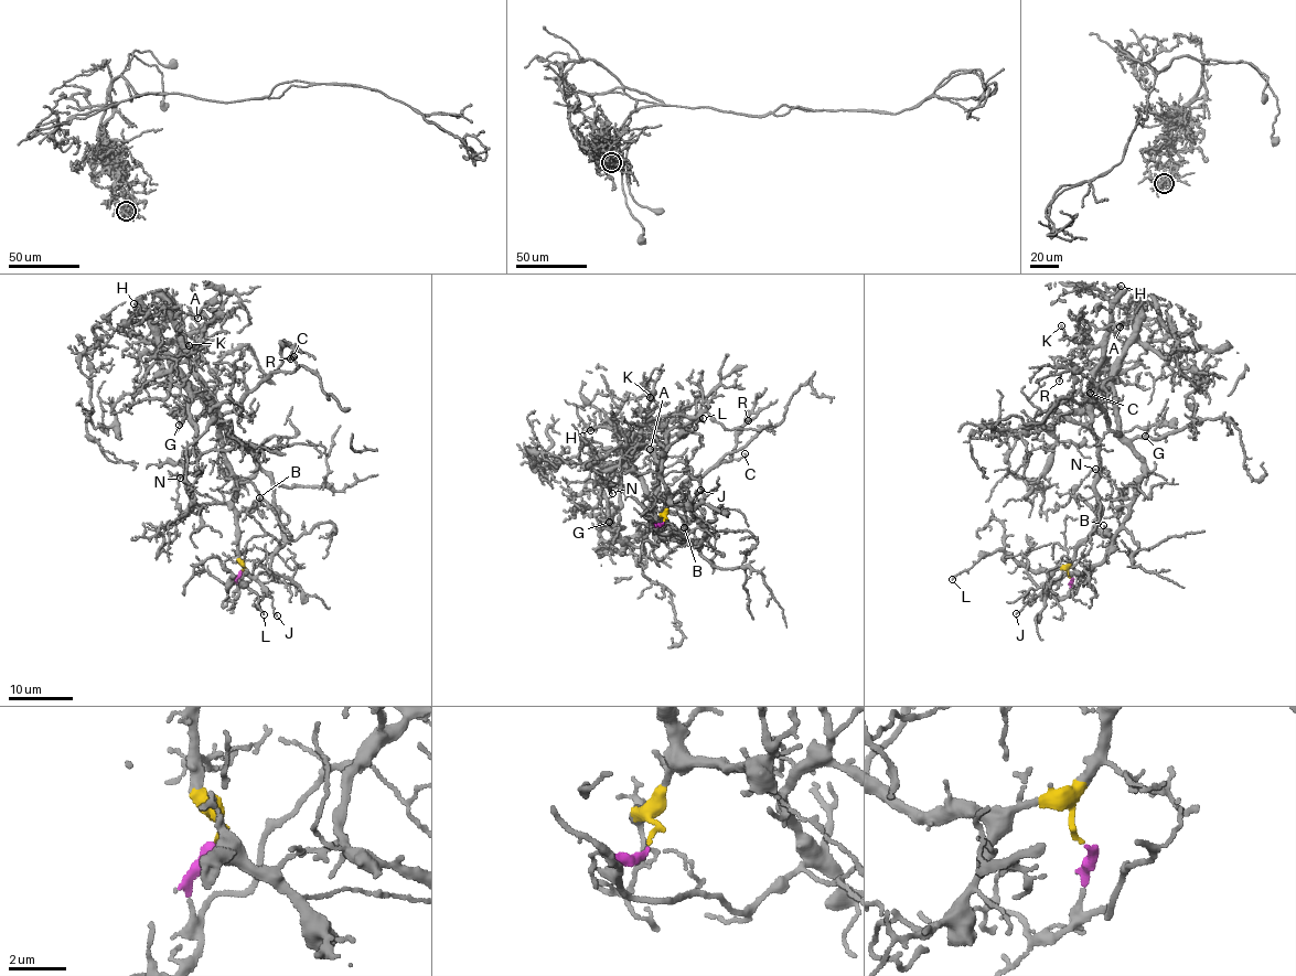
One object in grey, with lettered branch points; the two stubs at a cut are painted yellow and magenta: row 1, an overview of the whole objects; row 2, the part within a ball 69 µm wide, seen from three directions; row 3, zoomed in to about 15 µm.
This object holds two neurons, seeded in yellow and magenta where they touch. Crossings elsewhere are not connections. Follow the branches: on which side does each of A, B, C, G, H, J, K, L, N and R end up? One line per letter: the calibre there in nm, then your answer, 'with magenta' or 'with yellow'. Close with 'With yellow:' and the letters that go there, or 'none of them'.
A: 80 nm | with yellow
B: 60 nm | with yellow
C: 120 nm | with magenta
G: 140 nm | with magenta
H: 140 nm | with yellow
J: 100 nm | with yellow
K: 120 nm | with yellow
L: 130 nm | with yellow
N: 120 nm | with yellow
R: 100 nm | with magenta
With yellow: A, B, H, J, K, L, N

